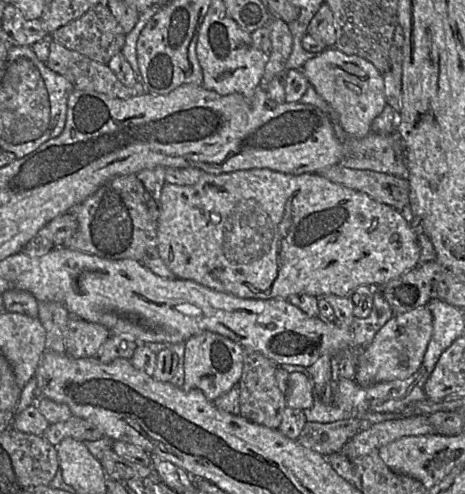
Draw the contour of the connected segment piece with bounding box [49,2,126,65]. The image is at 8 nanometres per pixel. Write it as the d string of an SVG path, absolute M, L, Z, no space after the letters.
M102 2L89 9L81 17L55 30L49 35L49 38L69 50L79 52L91 60L108 65L113 56L121 53L126 34L107 4Z

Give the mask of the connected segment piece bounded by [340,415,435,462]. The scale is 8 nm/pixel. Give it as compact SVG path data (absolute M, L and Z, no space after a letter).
M426 415L406 416L371 424L350 438L340 450L350 461L406 436L435 433Z

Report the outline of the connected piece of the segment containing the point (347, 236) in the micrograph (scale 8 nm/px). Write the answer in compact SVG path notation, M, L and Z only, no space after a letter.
M261 168L240 170L222 174L203 172L197 183L181 186L166 183L157 200L158 229L157 253L169 270L182 280L194 281L218 292L234 295L243 299L283 299L293 295L307 294L317 298L329 295L347 296L360 286L382 286L390 280L420 265L421 248L418 243L418 231L413 223L394 207L379 203L365 193L358 192L331 182L318 174L290 175Z

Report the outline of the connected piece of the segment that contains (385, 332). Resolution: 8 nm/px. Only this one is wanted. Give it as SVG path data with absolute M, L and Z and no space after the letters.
M426 307L393 315L375 334L372 341L356 355L354 380L360 387L390 382L410 376L419 370L431 339L433 317Z

